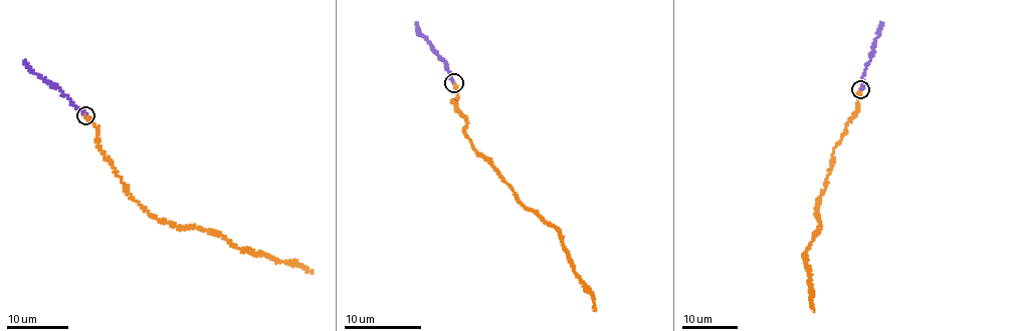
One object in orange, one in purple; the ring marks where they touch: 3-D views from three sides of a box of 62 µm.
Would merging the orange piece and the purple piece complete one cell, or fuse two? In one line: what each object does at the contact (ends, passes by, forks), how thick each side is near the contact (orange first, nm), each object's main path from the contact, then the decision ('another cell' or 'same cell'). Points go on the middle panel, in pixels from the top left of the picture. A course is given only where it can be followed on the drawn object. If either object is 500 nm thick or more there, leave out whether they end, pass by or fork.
orange ends | purple ends | 280/180 nm | orange via (454, 82), (452, 102), (477, 152), (491, 158), (525, 208), (558, 229), (595, 311) | purple via (454, 82), (443, 61), (422, 36), (416, 21) | same cell

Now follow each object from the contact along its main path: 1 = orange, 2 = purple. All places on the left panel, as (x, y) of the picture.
1: (86, 115), (125, 191), (150, 214), (313, 273)
2: (86, 115), (23, 60)

